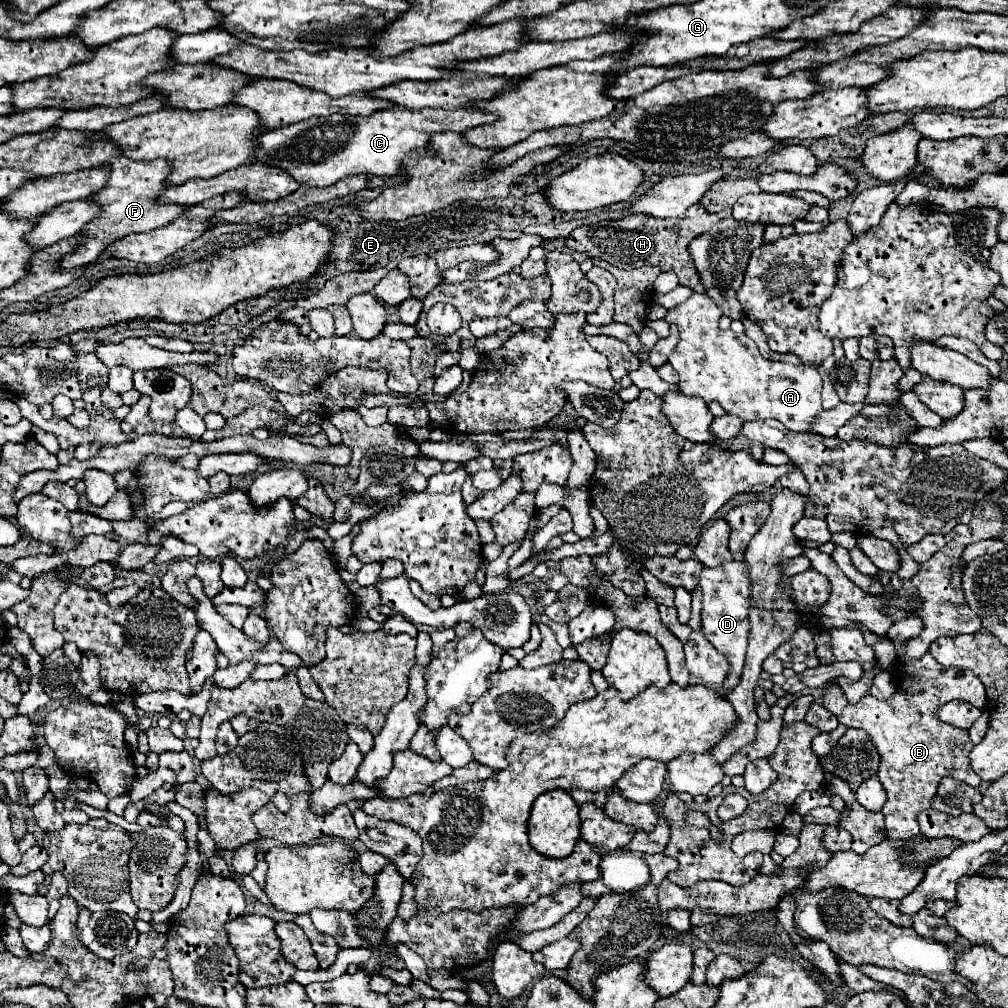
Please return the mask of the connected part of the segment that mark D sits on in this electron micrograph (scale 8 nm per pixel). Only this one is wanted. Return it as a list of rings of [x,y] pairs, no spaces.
[[[726,562],[716,568],[702,568],[700,572],[702,588],[702,628],[706,638],[728,658],[730,674],[724,682],[724,690],[732,690],[742,674],[746,656],[746,636],[748,636],[748,606],[750,606],[750,578],[744,562]]]

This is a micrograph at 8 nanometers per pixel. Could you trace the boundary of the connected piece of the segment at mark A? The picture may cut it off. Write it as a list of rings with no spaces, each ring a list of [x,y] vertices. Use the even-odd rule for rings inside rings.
[[[692,294],[686,302],[672,308],[666,314],[666,322],[674,322],[680,330],[680,342],[670,354],[670,364],[680,376],[678,388],[686,396],[700,396],[704,402],[718,402],[728,414],[736,414],[742,420],[780,420],[788,430],[808,432],[810,422],[822,412],[822,376],[812,366],[792,366],[784,362],[764,360],[758,346],[746,334],[734,334],[732,330],[720,330],[718,320],[722,312],[706,294]]]

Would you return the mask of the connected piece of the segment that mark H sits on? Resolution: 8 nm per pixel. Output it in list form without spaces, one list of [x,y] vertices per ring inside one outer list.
[[[696,204],[686,210],[686,214],[678,220],[672,218],[654,218],[654,216],[626,216],[620,220],[602,220],[590,226],[576,228],[568,238],[566,246],[582,252],[590,258],[602,258],[622,270],[628,268],[640,268],[640,266],[658,266],[662,272],[674,272],[680,280],[680,286],[692,288],[694,292],[704,292],[704,286],[700,282],[700,276],[696,272],[696,266],[692,264],[692,258],[688,254],[688,244],[708,232],[714,224],[722,218],[728,218],[732,212],[724,210],[718,214],[710,214],[704,210],[702,204]]]

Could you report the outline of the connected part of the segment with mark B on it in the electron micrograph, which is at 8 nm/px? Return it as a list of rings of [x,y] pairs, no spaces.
[[[894,642],[898,654],[894,668],[896,692],[888,700],[876,700],[872,694],[868,694],[864,696],[864,700],[848,704],[844,692],[840,692],[840,686],[836,682],[822,686],[824,708],[836,714],[838,722],[842,722],[844,726],[864,730],[878,748],[878,780],[888,794],[888,802],[884,804],[882,812],[888,838],[892,840],[910,840],[920,834],[916,816],[932,806],[934,792],[944,776],[952,776],[976,788],[980,786],[982,780],[978,774],[974,774],[968,758],[974,746],[968,732],[950,724],[942,724],[936,712],[950,700],[964,700],[982,709],[988,704],[984,685],[971,670],[940,666],[928,652],[916,660],[904,658],[900,656],[904,644],[906,642]]]

